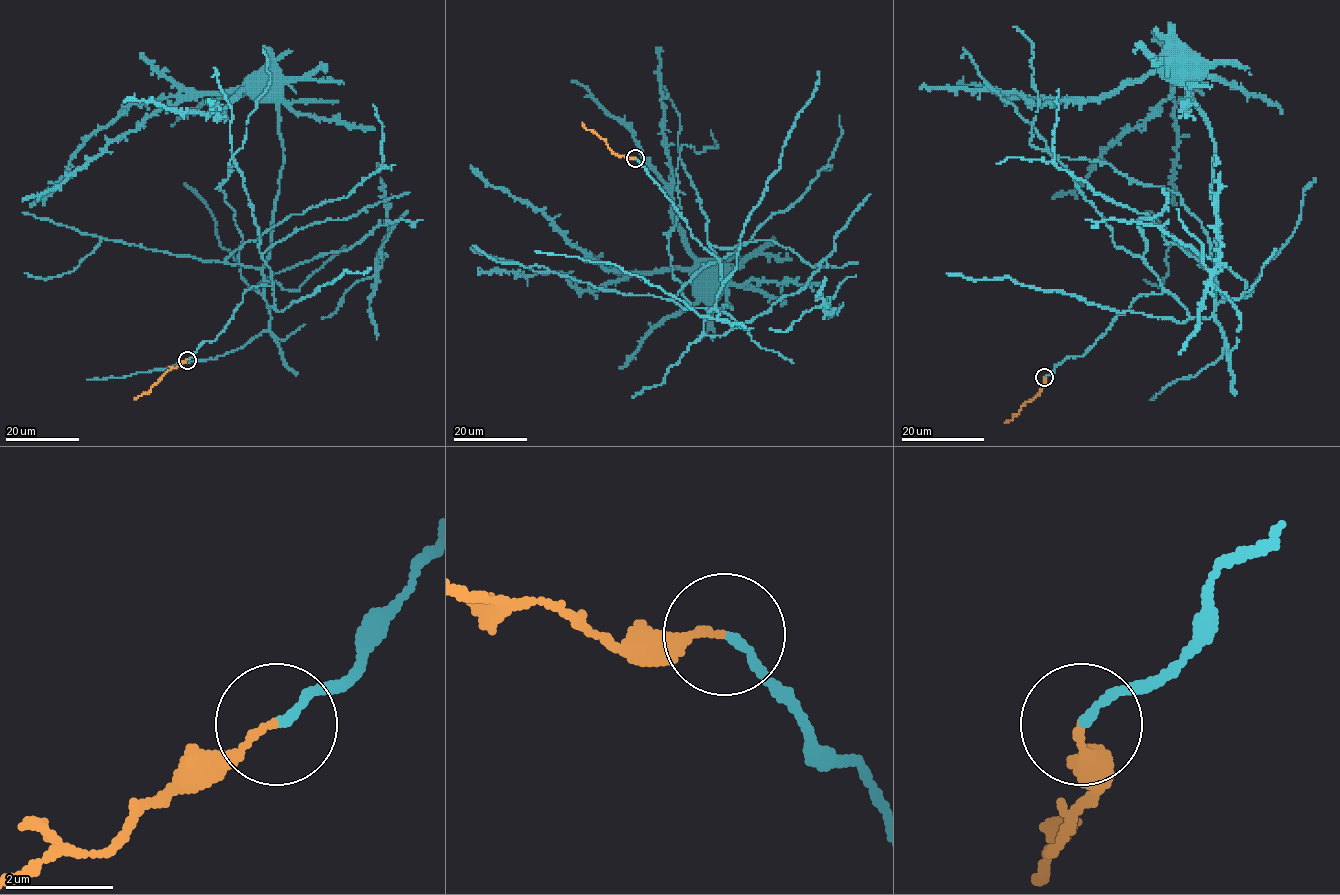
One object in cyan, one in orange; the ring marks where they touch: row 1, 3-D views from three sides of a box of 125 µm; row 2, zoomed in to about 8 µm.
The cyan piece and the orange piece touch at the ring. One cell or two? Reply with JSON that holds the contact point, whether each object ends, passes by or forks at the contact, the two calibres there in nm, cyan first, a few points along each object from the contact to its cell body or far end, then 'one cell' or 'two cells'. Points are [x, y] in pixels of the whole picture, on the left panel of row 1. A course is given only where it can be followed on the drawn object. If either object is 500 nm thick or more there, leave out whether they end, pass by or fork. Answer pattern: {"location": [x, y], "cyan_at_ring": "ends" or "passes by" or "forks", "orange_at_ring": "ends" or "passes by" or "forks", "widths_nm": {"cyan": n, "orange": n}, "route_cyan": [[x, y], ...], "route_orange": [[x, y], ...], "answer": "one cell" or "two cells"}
{"location": [187, 360], "cyan_at_ring": "ends", "orange_at_ring": "ends", "widths_nm": {"cyan": 150, "orange": 140}, "route_cyan": [[187, 359], [252, 286], [272, 283], [273, 306], [263, 264], [283, 148], [260, 86]], "route_orange": [[187, 359], [168, 371], [148, 392], [134, 400]], "answer": "one cell"}

